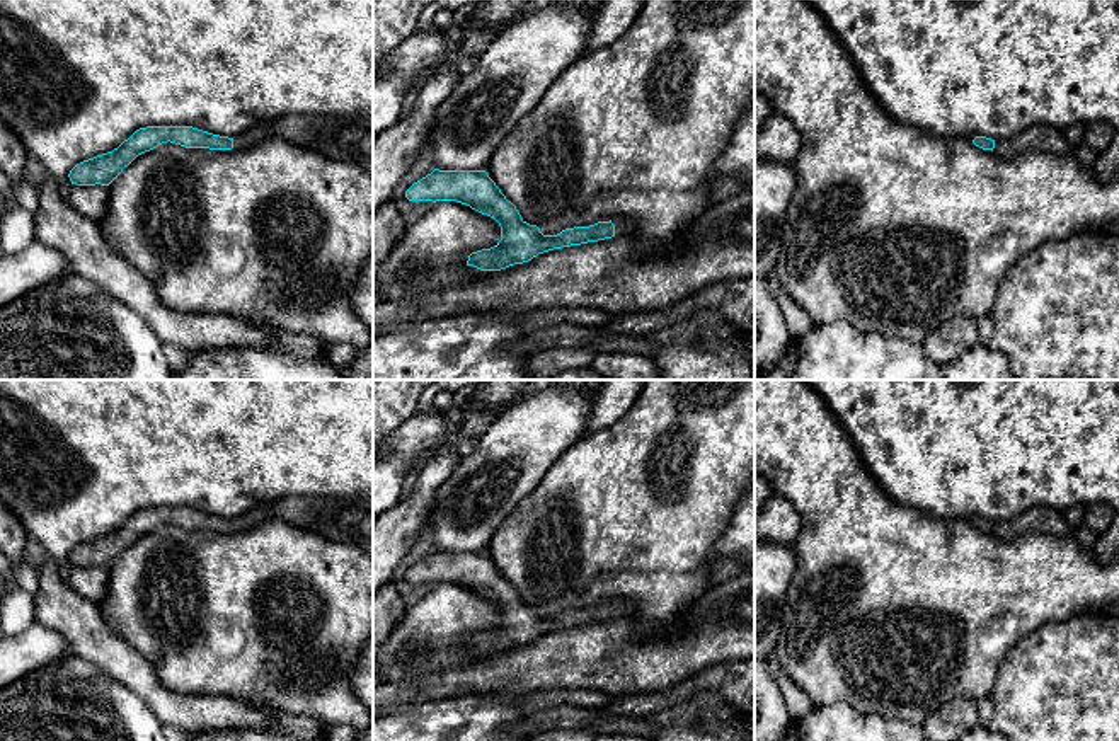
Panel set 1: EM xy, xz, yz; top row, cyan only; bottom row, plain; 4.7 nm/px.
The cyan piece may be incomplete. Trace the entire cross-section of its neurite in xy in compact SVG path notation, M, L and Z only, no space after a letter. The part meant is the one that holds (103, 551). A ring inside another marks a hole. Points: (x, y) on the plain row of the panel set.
M271 503L259 504L232 520L192 508L146 508L136 511L112 533L77 545L68 559L77 567L109 567L138 537L167 523L186 530L244 531L269 520L269 514Z

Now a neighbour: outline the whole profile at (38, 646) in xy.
M41 623L15 637L0 639L0 690L66 656L72 652L63 635Z

